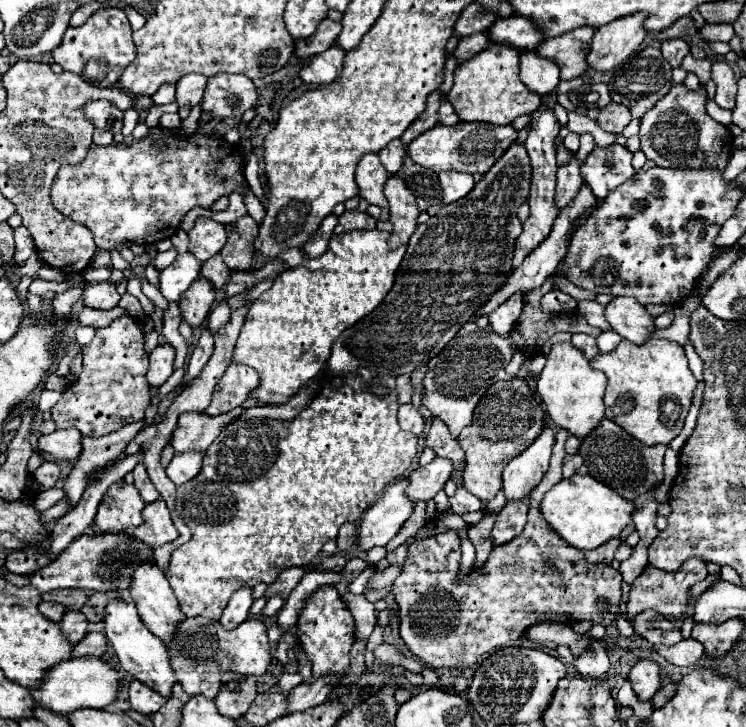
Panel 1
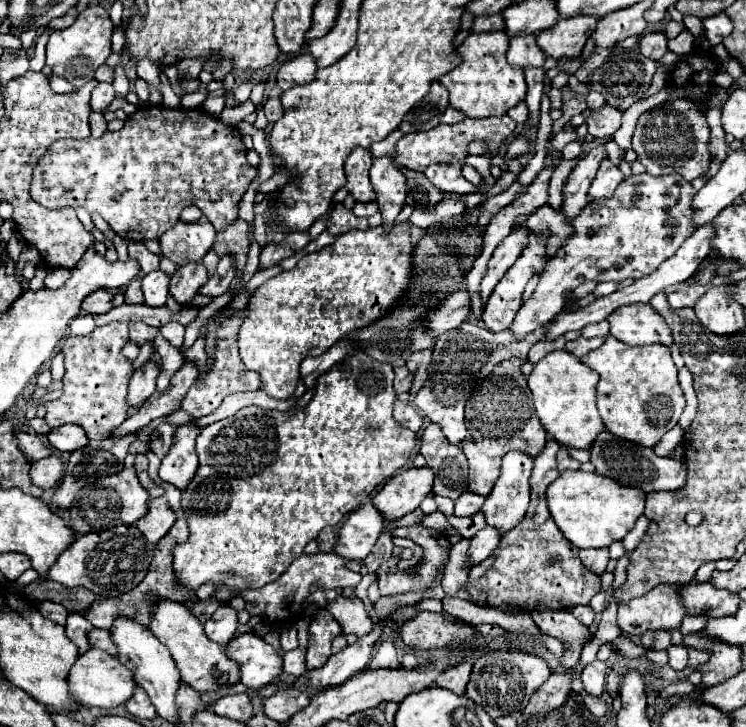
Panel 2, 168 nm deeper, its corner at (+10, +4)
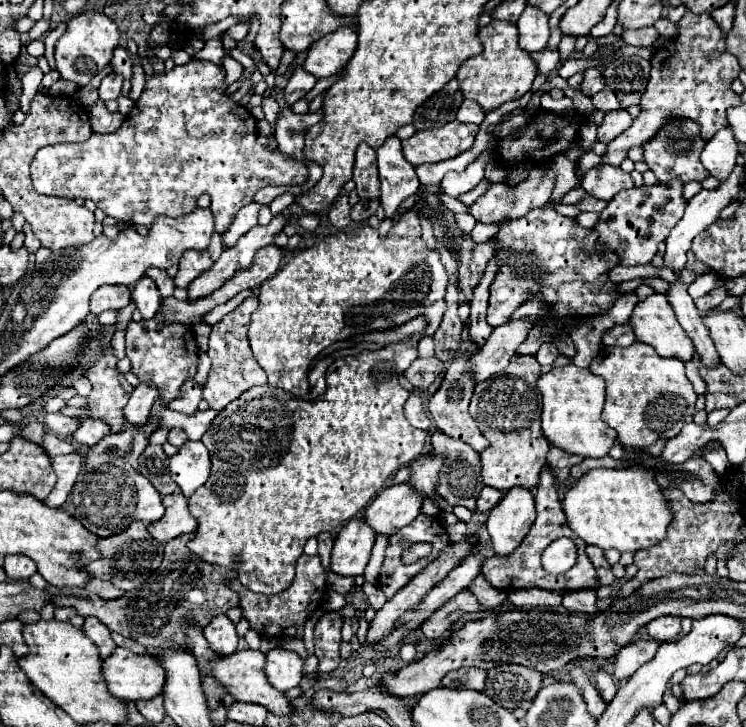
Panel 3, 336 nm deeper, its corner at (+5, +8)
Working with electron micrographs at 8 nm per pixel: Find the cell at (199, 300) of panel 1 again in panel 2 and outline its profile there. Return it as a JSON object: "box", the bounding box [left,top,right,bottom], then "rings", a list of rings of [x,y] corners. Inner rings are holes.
{"box":[170,262,208,306],"rings":[[[200,262],[180,266],[170,280],[170,294],[176,298],[180,306],[190,306],[190,302],[206,284],[206,280],[208,280],[206,268]]]}

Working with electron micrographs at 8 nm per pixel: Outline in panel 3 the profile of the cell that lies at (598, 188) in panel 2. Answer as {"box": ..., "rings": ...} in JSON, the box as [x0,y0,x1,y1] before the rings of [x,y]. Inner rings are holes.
{"box":[581,164,633,202],"rings":[[[599,164],[585,174],[581,186],[585,188],[585,192],[589,196],[609,202],[617,192],[621,192],[625,188],[631,188],[633,178],[631,178],[631,174],[623,172],[619,166]]]}

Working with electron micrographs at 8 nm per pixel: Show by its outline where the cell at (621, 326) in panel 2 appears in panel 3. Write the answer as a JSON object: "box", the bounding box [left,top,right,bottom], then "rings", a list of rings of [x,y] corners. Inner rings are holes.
{"box":[629,294,695,362],"rings":[[[653,294],[653,296],[641,300],[635,306],[635,310],[629,318],[629,324],[633,326],[633,330],[637,334],[637,340],[653,346],[655,352],[663,358],[679,358],[683,362],[689,362],[695,354],[695,346],[691,344],[691,338],[683,332],[681,324],[677,322],[677,316],[675,316],[673,308],[669,306],[665,294]]]}

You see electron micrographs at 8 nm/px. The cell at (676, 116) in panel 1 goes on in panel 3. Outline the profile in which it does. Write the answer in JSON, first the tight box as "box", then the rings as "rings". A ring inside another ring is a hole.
{"box":[645,120,709,184],"rings":[[[671,120],[667,126],[663,126],[653,140],[649,140],[645,146],[645,164],[655,172],[657,180],[661,184],[667,184],[671,180],[681,180],[681,184],[687,184],[691,180],[703,182],[709,172],[699,162],[699,154],[703,150],[703,140],[699,136],[699,126],[693,120]]]}

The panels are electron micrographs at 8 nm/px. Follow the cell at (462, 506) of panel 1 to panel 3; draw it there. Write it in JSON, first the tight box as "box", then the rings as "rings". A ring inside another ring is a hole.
{"box":[477,486,503,512],"rings":[[[485,486],[477,498],[477,512],[489,512],[491,508],[495,508],[495,504],[503,498],[503,492],[491,486]]]}

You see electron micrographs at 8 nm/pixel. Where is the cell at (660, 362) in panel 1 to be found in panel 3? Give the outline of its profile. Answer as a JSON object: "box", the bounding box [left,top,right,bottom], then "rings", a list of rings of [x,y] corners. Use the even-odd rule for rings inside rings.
{"box":[589,342,695,448],"rings":[[[635,342],[627,348],[603,346],[589,368],[607,384],[603,422],[609,424],[623,446],[647,448],[657,440],[675,438],[683,424],[693,422],[695,400],[685,366],[677,358],[661,358],[649,344]]]}

